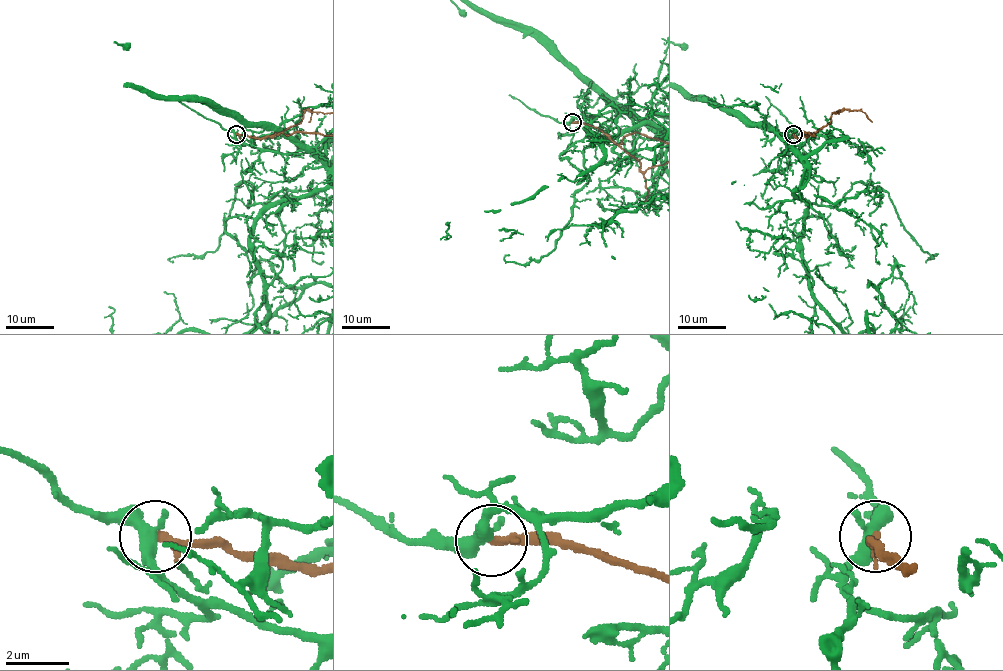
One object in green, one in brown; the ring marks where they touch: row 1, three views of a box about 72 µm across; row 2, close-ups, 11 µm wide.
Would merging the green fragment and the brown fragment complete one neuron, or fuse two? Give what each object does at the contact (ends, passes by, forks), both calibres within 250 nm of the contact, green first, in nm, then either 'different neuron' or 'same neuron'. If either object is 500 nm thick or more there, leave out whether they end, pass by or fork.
green passes by; brown passes by; calibres 420 and 190 nm; different neuron

